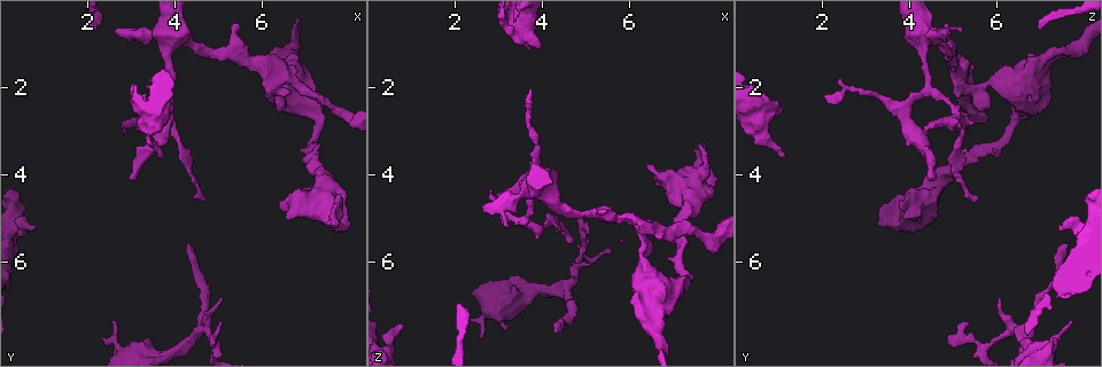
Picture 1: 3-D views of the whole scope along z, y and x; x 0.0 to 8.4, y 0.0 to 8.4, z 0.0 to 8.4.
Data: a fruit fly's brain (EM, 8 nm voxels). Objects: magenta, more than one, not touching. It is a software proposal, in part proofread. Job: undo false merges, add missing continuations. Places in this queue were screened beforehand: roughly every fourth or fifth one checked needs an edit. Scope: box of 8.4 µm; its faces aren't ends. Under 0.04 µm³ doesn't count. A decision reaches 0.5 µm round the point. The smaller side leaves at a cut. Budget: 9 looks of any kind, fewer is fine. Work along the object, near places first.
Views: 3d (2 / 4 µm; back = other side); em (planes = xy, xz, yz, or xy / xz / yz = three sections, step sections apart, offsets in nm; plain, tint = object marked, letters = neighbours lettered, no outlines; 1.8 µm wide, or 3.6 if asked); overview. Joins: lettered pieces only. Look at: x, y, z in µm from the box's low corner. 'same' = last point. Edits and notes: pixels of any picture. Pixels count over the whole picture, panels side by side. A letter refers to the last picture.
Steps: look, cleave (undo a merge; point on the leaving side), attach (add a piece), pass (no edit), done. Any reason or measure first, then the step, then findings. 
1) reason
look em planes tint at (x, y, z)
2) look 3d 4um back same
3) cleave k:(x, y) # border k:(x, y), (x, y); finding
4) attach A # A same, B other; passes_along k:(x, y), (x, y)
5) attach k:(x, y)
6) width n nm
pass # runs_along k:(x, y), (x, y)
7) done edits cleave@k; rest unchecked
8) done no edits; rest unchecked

sudden change in width
look 3d 4um back at (3.90, 0.80, 4.30)

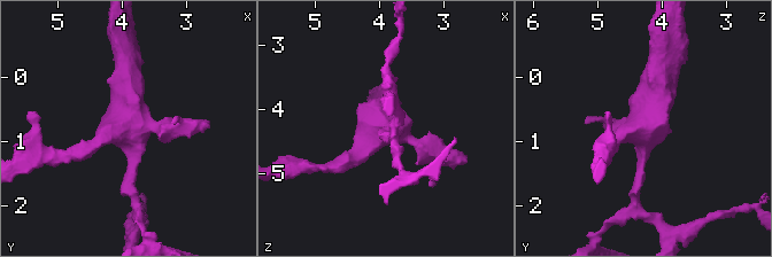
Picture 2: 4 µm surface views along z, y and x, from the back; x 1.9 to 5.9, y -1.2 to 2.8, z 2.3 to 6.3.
arms 4
look em xy step 8 tint at (3.95, 0.85, 4.25)

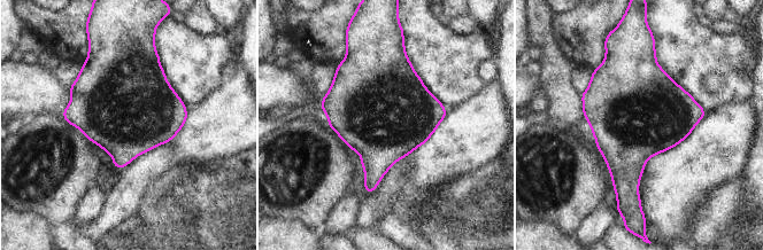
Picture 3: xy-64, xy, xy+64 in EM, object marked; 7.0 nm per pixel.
look em planes letters same

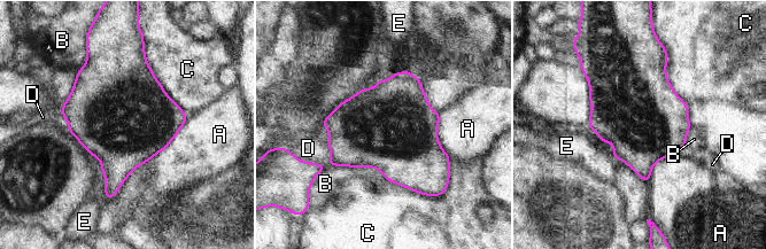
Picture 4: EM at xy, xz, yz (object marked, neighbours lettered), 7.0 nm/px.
pass # A other, B other, C other, D other, E other; border 4:(187, 119), (173, 139), (146, 162); continuous, no second neuron

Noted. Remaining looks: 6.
an open end
look 3d 4um at (3.75, 3.60, 1.15)

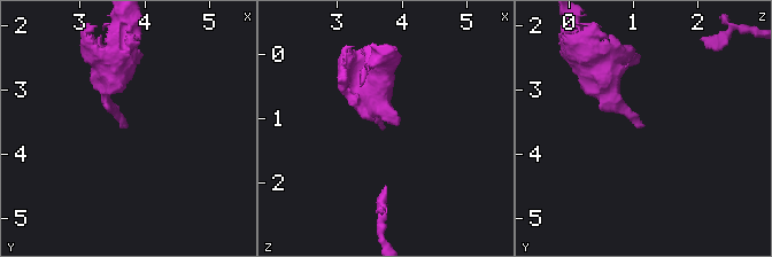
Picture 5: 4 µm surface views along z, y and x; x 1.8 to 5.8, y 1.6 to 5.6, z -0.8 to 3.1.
look em planes tint at (3.70, 3.55, 1.20)

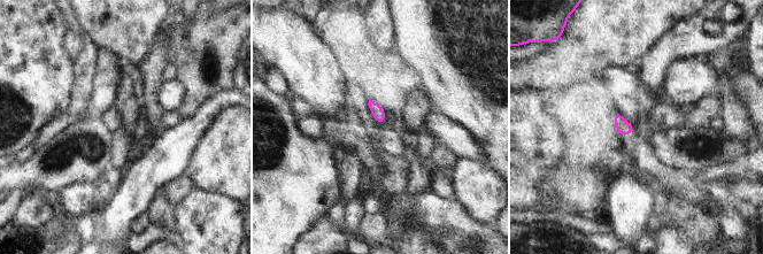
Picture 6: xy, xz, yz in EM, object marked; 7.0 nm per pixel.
look em planes letters same

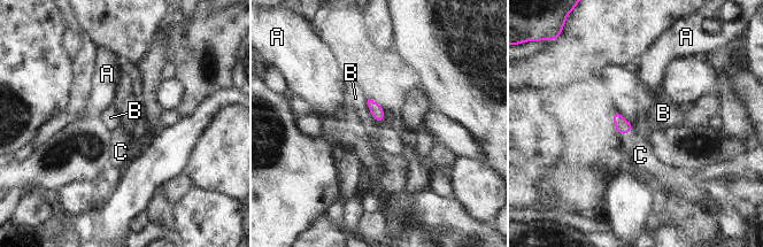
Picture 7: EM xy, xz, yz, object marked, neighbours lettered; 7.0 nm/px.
longest_contact B 100 nm
attach C # A other, B other, C same; the neuron continues

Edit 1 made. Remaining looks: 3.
free end
look em xy step 8 letters at (2.60, 7.35, 7.65)

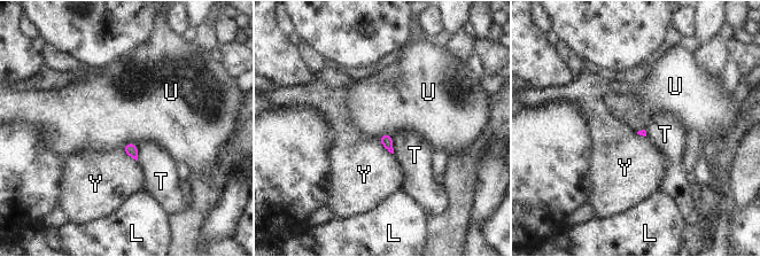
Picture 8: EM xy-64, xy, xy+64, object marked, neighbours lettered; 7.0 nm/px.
pass # L other, T other, U other, Y other; none of them fits

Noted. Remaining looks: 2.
an open end
look 3d 2um at (4.30, 5.55, 7.65)

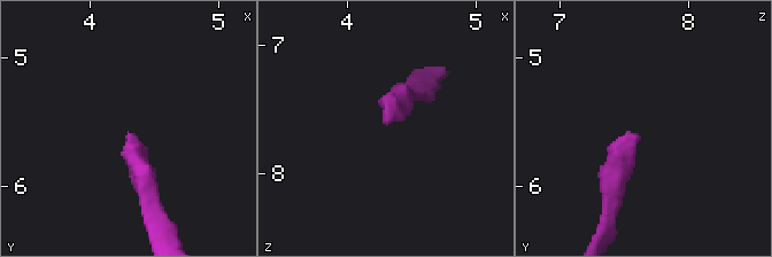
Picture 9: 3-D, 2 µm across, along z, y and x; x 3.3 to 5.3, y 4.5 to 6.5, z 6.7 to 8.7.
now the EM
look em planes letters at (4.28, 5.60, 7.60)

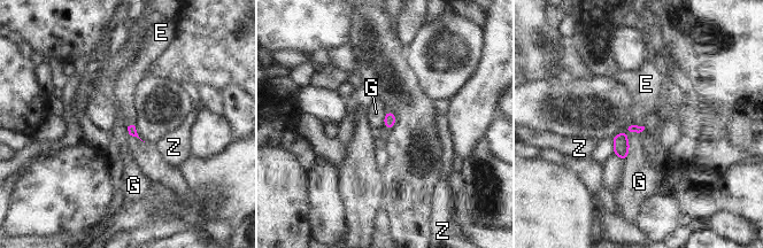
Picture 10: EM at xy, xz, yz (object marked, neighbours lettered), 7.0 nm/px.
attach E # E same, G other, Z other; passes_along 10:(637, 129), (640, 126), (646, 92); it goes on there

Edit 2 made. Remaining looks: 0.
done edits attach@7, attach@10; rest unchecked

